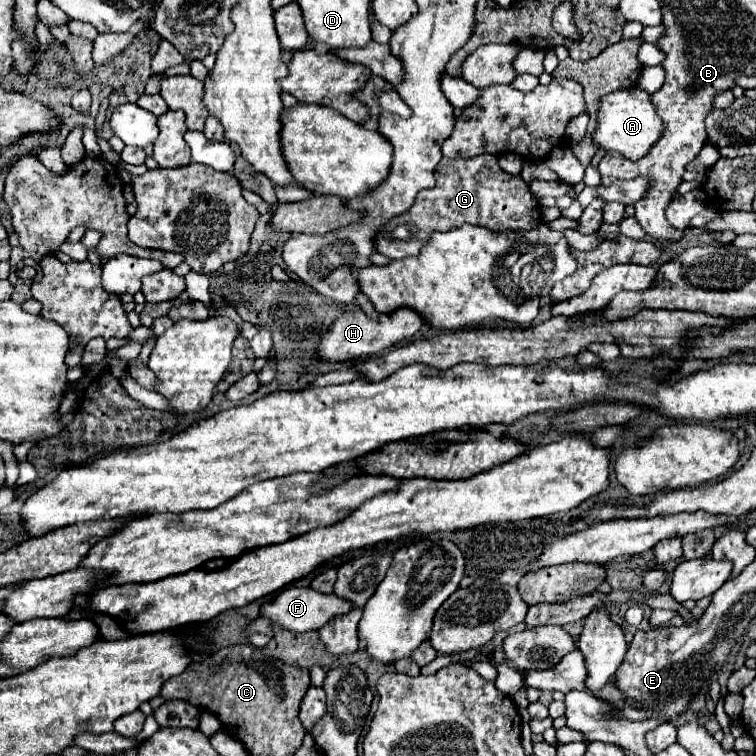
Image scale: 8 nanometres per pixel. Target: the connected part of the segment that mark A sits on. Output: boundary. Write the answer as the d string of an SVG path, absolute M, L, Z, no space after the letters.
M639 88L615 90L611 94L605 94L603 100L597 102L597 128L593 132L593 144L601 150L615 150L629 160L639 160L647 154L661 132L663 124L651 104L651 98Z

